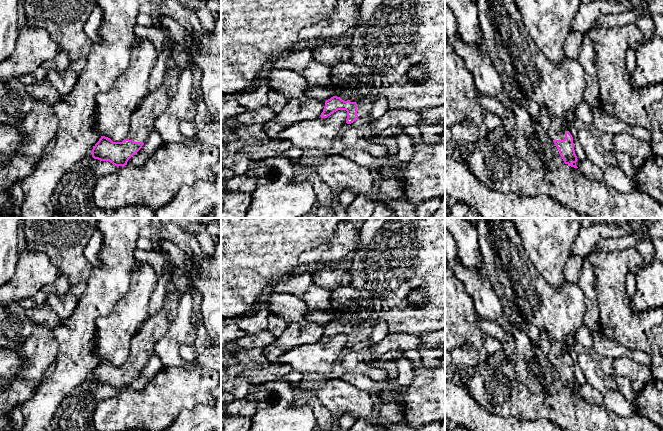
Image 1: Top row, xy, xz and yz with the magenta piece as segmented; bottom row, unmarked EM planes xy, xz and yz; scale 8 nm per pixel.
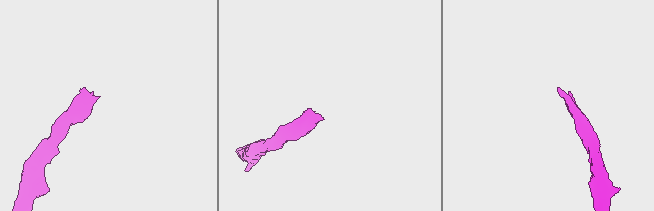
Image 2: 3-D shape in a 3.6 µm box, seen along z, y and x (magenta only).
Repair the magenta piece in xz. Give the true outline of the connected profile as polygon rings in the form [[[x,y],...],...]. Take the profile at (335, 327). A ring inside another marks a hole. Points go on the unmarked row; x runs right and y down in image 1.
[[[333,320],[325,325],[325,330],[323,336],[321,337],[321,342],[327,342],[334,336],[338,334],[346,334],[347,342],[346,347],[351,348],[358,342],[370,341],[373,326],[371,325],[344,325],[340,321]]]

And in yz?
[[[539,329],[539,331],[539,350],[550,359],[550,362],[559,374],[559,378],[562,381],[564,387],[570,389],[571,391],[578,392],[576,390],[576,386],[578,383],[574,374],[573,361],[570,358],[569,353],[564,352],[561,357],[557,357],[553,353],[550,339],[546,334],[545,330]]]

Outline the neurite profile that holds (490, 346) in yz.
[[[484,335],[483,343],[481,347],[481,361],[485,360],[487,357],[490,357],[496,353],[502,351],[502,346],[500,342],[488,335]]]

